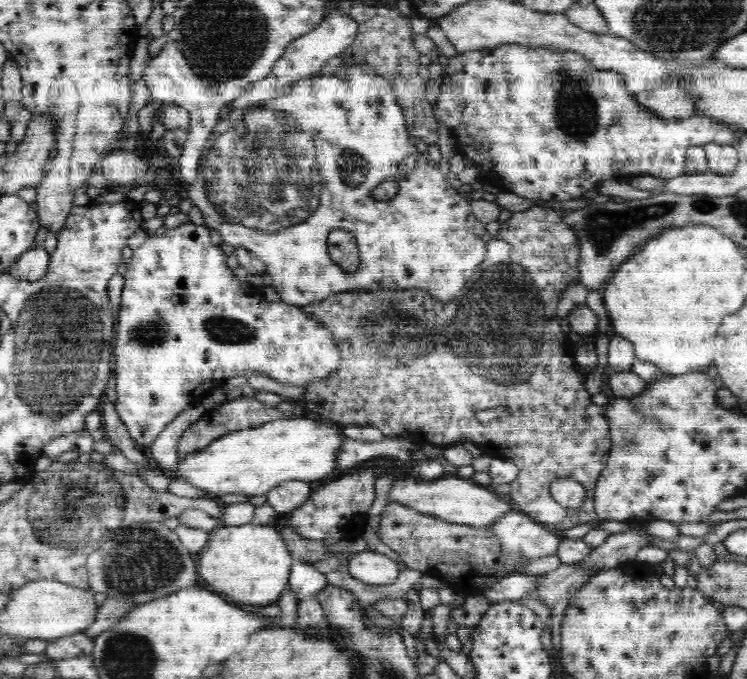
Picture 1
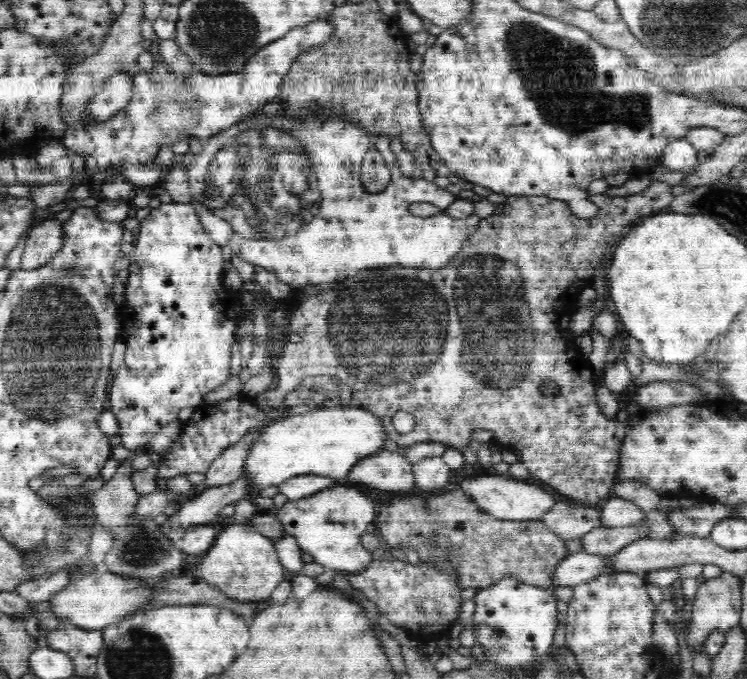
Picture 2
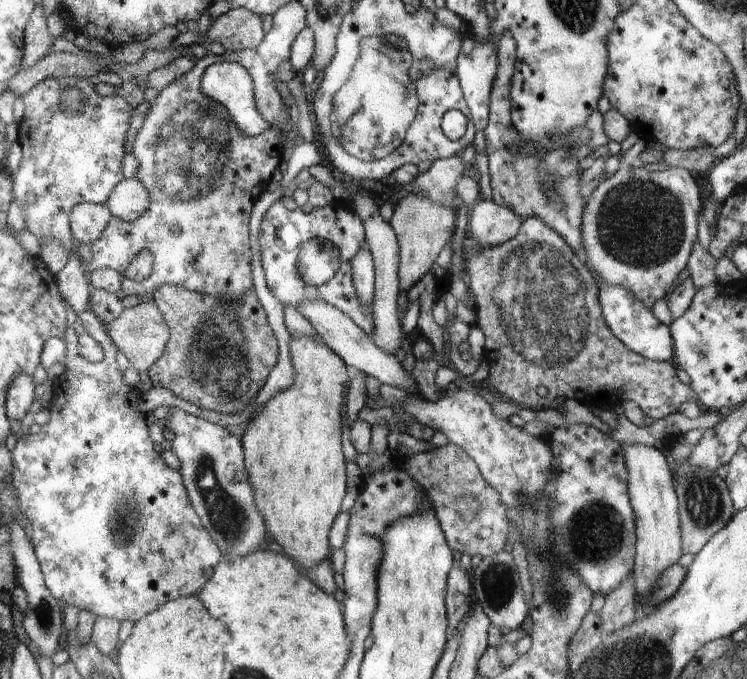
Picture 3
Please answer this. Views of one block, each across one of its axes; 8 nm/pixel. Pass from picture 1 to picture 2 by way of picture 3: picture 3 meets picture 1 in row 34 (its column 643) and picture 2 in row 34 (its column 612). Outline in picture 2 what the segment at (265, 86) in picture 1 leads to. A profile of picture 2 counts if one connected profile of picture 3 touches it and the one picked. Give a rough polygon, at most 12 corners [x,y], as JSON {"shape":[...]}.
{"shape":[[332,23],[262,46],[240,70],[188,82],[162,62],[136,74],[106,124],[69,124],[83,174],[205,144],[281,94]]}

